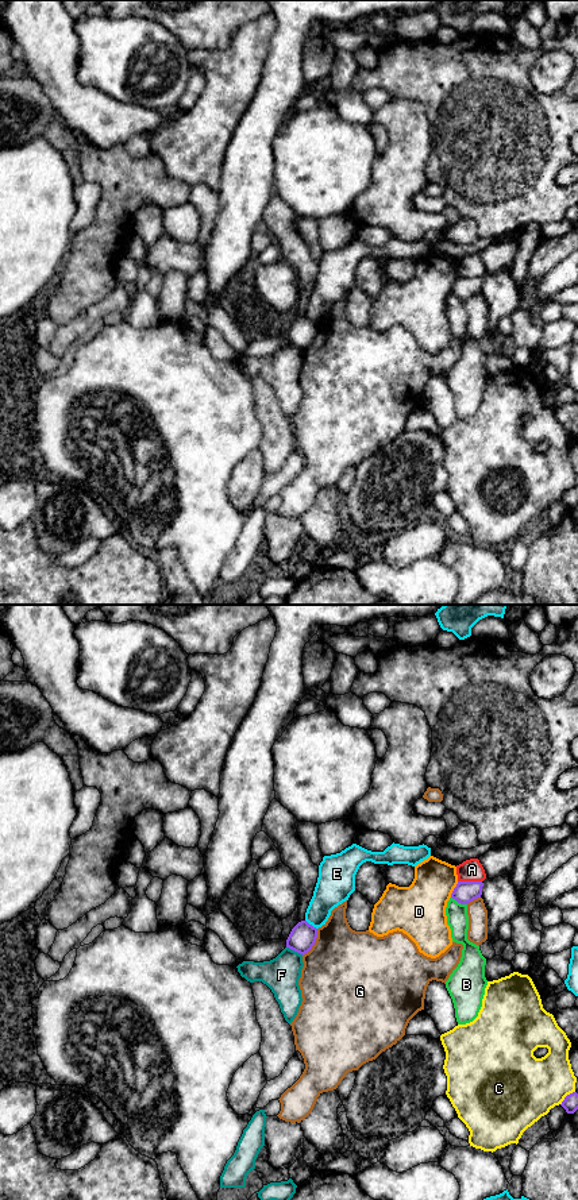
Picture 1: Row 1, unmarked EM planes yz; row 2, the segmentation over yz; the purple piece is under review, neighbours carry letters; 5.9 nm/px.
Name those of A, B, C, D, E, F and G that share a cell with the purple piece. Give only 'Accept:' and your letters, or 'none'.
Accept: none

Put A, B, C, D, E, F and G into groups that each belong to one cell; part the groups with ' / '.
A / B / C / D / E / F / G

